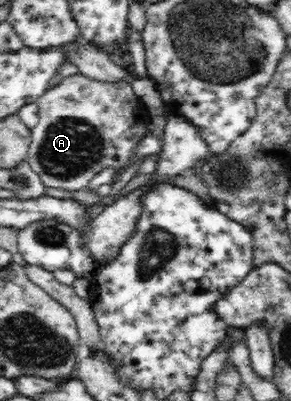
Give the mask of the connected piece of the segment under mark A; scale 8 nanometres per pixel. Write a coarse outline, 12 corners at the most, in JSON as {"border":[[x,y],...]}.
{"border":[[81,71],[36,100],[44,186],[121,174],[148,138],[130,79]]}

